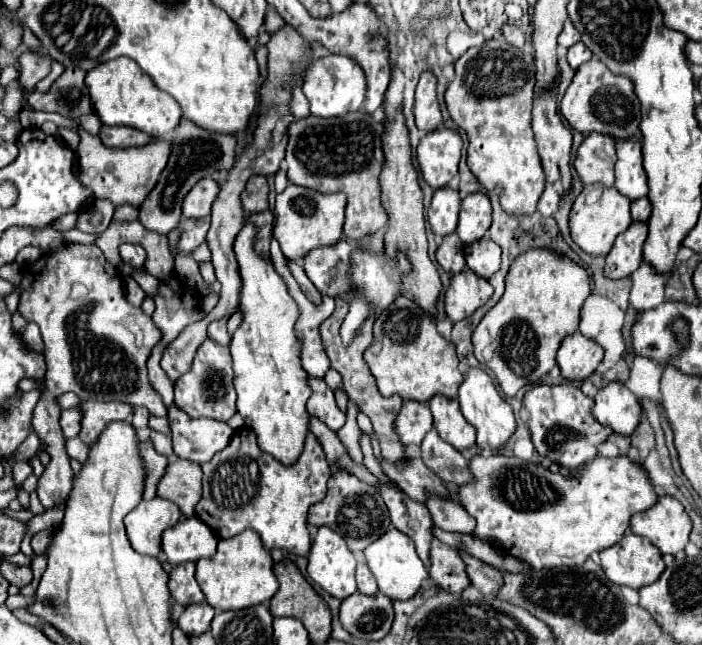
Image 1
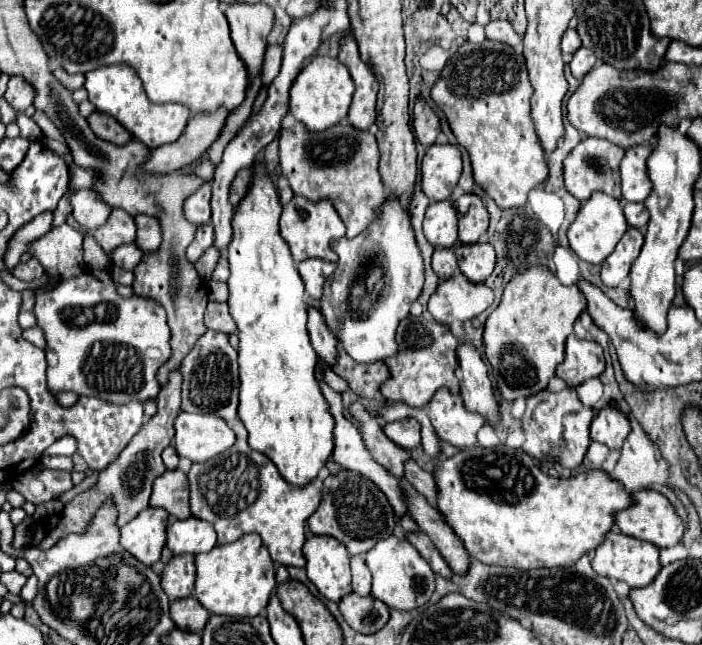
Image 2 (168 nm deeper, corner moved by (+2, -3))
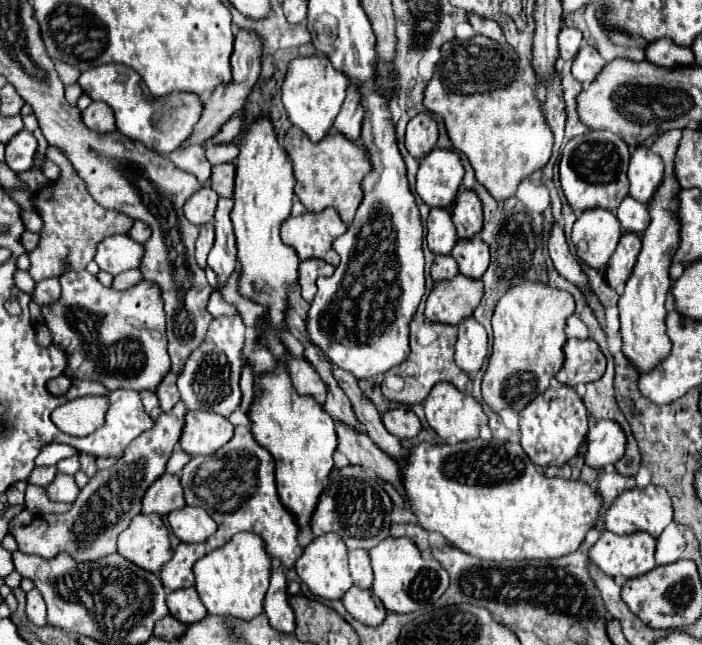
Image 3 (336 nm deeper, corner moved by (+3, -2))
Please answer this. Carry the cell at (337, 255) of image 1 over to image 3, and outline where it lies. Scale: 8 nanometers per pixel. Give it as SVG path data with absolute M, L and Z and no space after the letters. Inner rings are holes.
M304 260L300 262L298 268L298 280L302 286L302 298L306 302L312 302L314 294L316 294L316 278L318 276L330 276L334 272L334 268L330 264L326 264L324 260Z

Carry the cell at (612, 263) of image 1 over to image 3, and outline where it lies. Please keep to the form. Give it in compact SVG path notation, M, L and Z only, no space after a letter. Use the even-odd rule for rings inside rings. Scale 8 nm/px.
M632 232L622 234L618 248L612 254L608 268L606 268L606 282L612 288L618 288L620 284L624 284L630 278L636 258L640 254L640 248L642 248L642 240L638 234L632 234Z

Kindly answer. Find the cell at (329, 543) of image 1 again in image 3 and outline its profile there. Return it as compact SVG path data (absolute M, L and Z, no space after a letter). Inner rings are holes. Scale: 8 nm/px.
M324 534L320 538L314 538L302 552L302 556L296 560L296 574L298 578L312 590L312 594L326 598L326 600L338 600L352 588L352 578L348 570L348 552L346 544L338 534Z

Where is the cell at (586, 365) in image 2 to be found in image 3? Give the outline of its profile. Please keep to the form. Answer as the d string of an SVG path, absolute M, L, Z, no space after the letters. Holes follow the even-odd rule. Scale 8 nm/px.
M570 338L564 344L564 364L556 374L556 380L566 386L596 382L606 370L606 358L598 344L592 340Z

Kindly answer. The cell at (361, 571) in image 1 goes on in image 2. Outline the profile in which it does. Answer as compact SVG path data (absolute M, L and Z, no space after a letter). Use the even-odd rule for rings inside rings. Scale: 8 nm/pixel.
M361 555L351 557L351 573L353 573L353 591L357 595L371 595L371 571L365 565Z

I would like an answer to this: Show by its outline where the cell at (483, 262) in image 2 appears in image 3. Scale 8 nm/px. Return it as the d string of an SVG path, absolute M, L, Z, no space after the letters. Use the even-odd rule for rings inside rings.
M474 236L470 240L458 240L452 250L452 258L458 262L460 274L468 278L482 278L490 262L490 250L478 236Z

